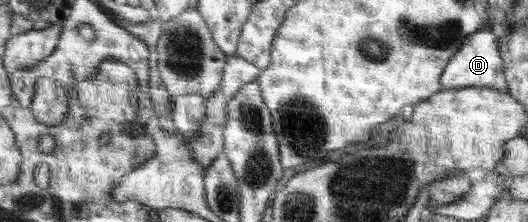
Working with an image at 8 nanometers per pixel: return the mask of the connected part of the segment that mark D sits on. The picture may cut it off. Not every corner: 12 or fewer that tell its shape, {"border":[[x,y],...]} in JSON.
{"border":[[492,25],[469,34],[440,77],[442,89],[508,93]]}

